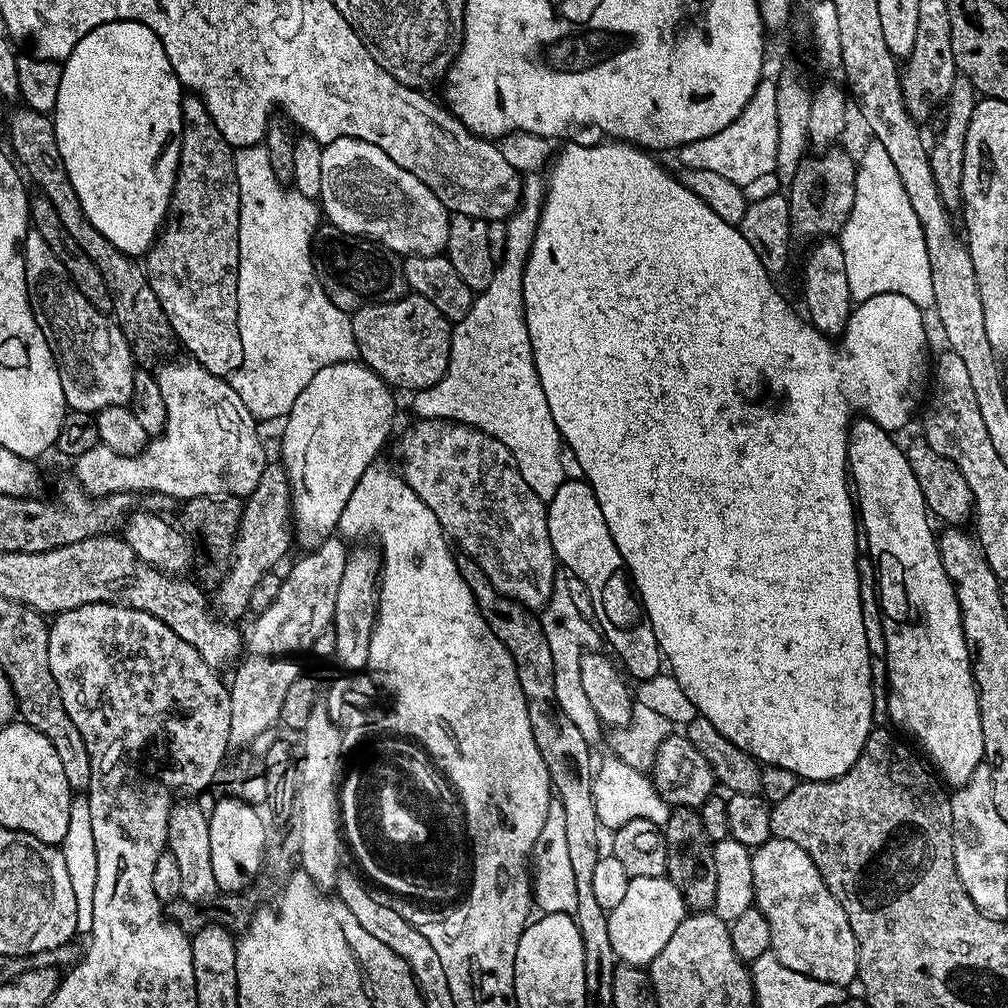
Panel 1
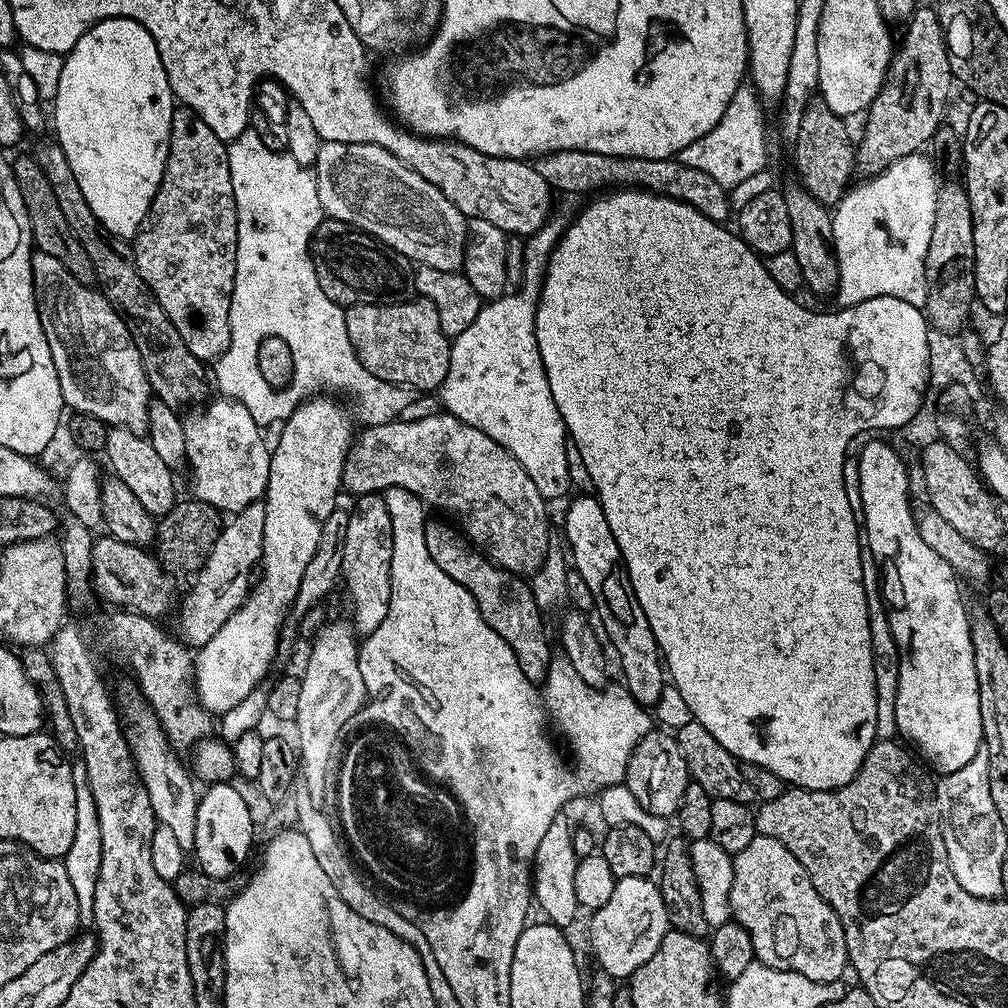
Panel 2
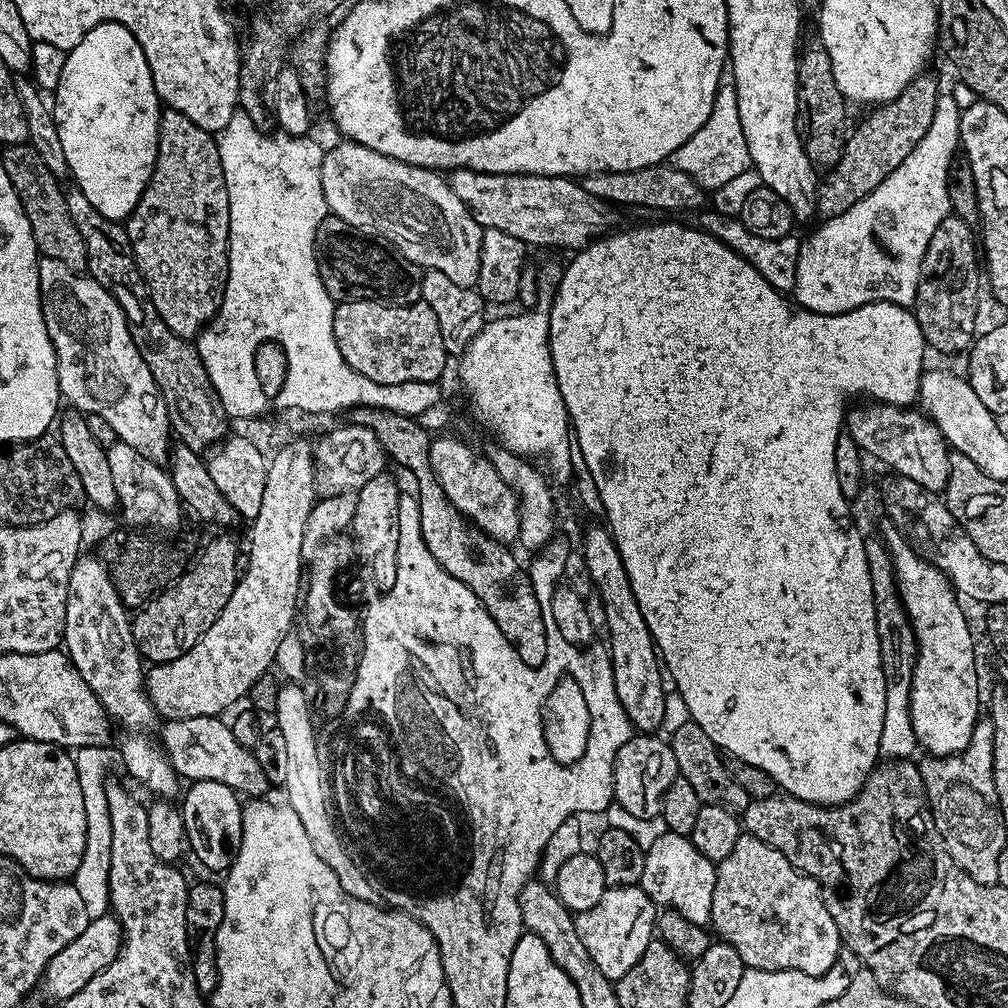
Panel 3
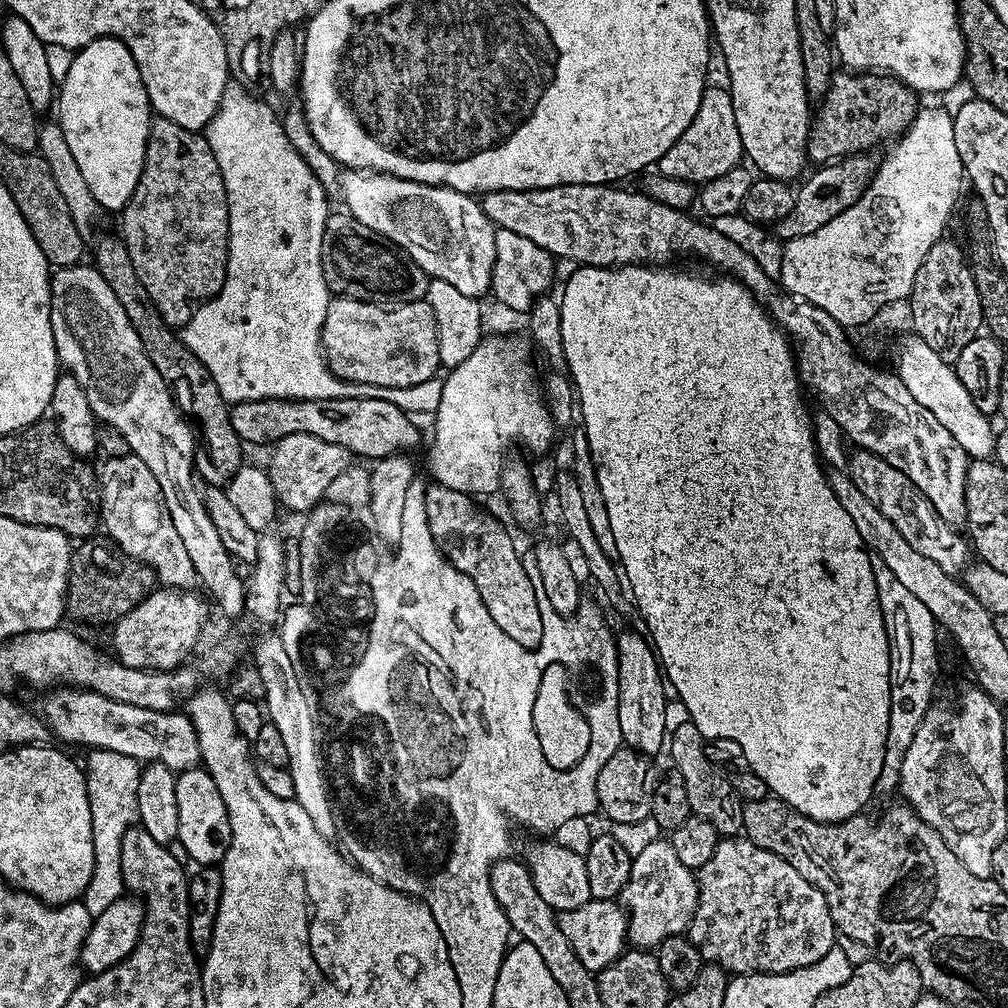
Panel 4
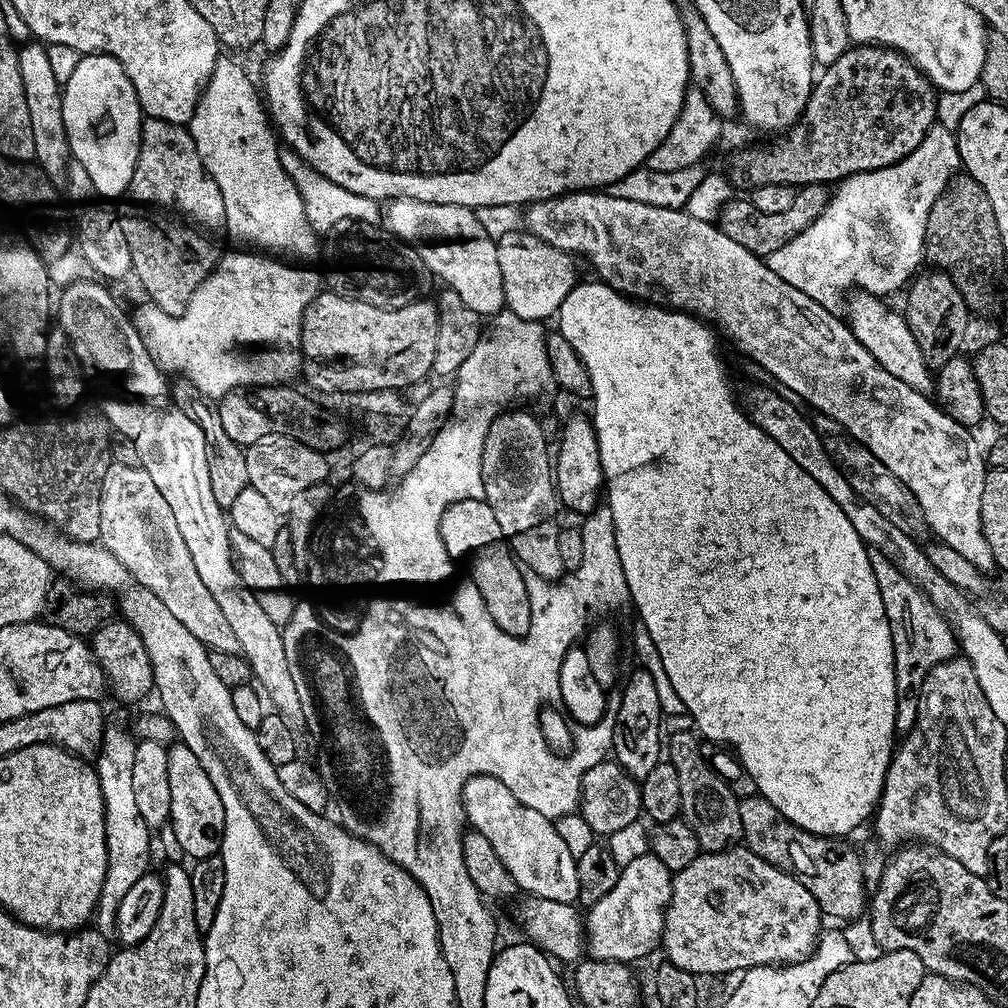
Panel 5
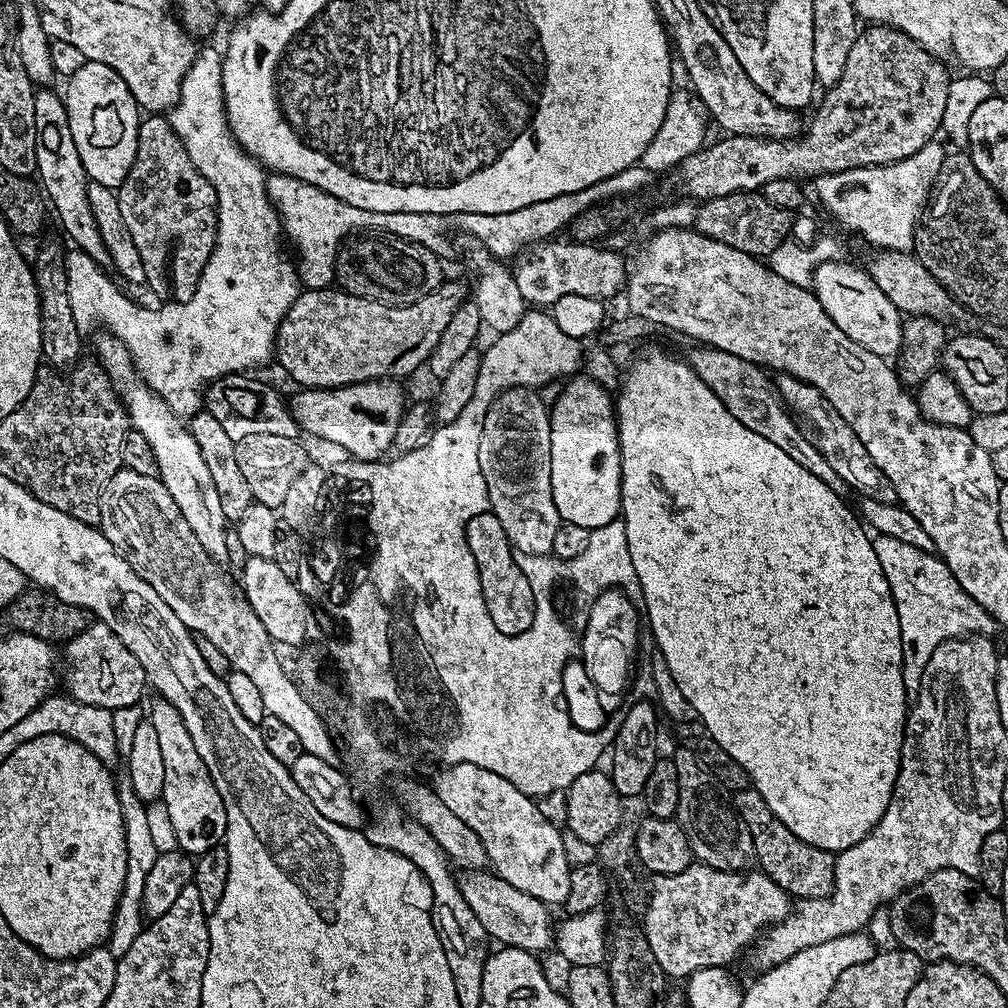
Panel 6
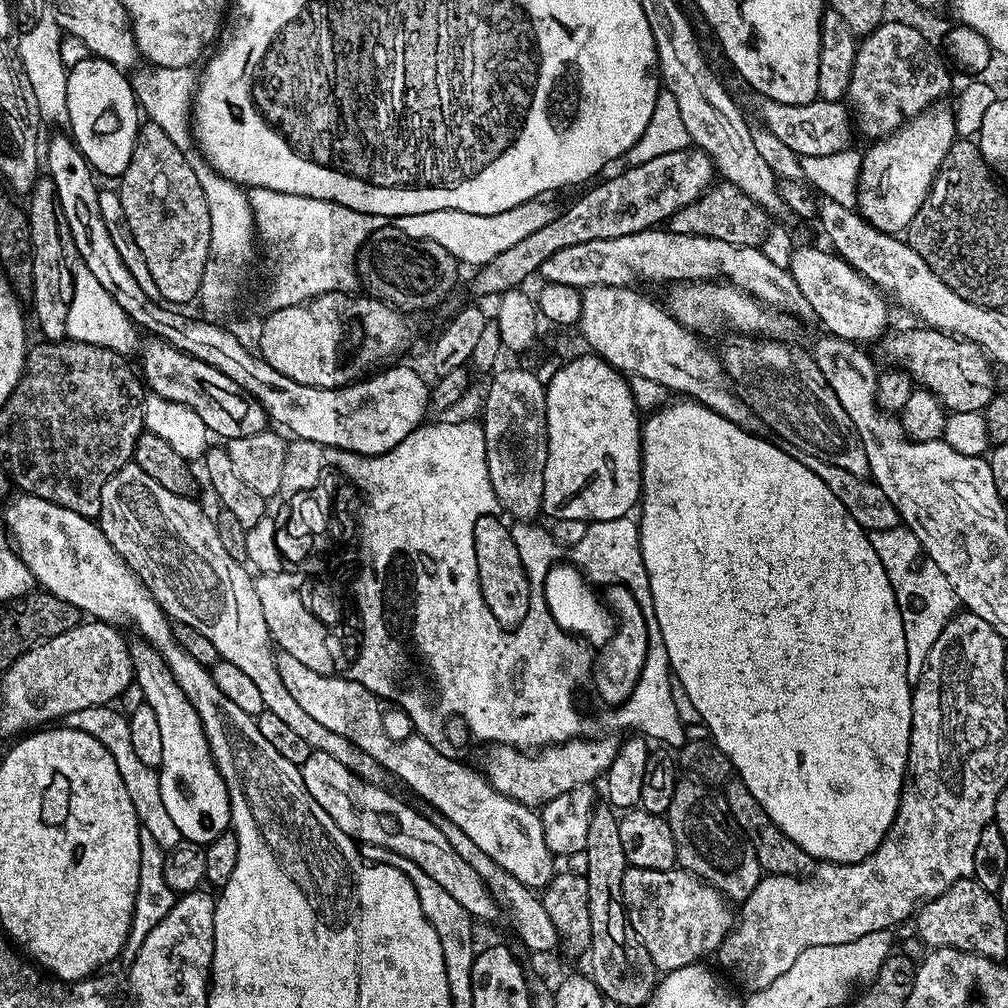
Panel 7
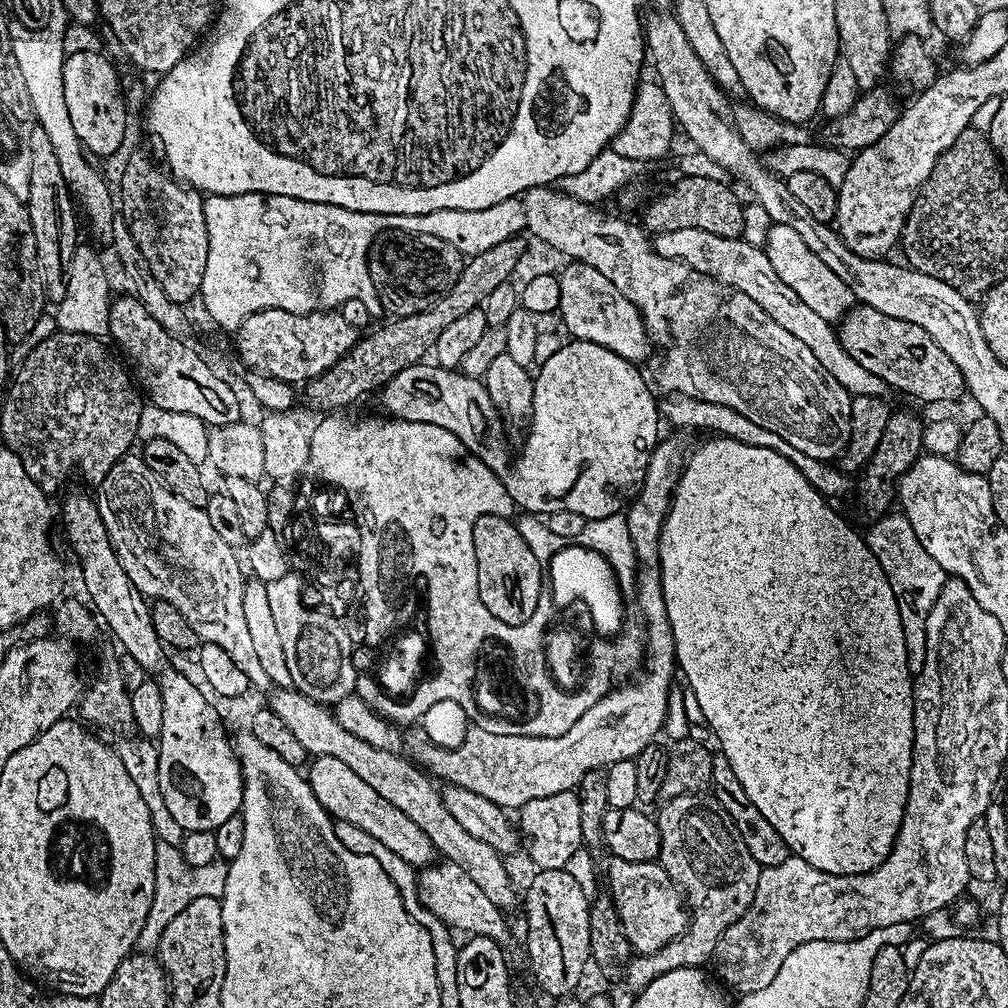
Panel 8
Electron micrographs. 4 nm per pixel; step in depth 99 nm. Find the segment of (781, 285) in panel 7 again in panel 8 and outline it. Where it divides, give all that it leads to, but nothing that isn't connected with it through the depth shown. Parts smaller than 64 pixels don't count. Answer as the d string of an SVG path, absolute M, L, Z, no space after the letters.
M695 228L657 235L654 247L658 254L662 254L662 258L681 261L691 269L698 270L699 273L714 277L716 281L723 284L734 286L740 293L746 294L748 298L757 302L758 306L761 306L762 310L774 319L774 322L778 322L778 326L782 326L782 330L787 330L788 333L794 334L794 338L806 342L810 354L818 358L818 366L822 366L822 370L826 370L830 378L837 380L848 391L849 396L884 398L889 395L888 385L882 382L882 378L878 378L878 374L870 374L870 370L858 366L858 362L854 362L850 354L840 351L837 329L829 321L819 317L810 306L806 306L798 298L798 294L778 277L764 248L751 246L743 237L728 239L706 230L695 230Z

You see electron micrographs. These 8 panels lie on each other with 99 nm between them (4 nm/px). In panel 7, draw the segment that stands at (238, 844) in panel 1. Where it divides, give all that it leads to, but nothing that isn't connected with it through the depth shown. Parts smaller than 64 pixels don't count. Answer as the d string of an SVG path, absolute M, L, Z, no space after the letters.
M146 642L139 643L133 643L130 648L134 682L142 686L144 702L154 710L154 718L158 718L162 733L162 762L158 769L162 803L183 839L195 844L209 844L218 838L218 834L229 831L232 823L226 782L212 757L198 710L194 710L190 698L182 694L182 686L178 686L160 652Z

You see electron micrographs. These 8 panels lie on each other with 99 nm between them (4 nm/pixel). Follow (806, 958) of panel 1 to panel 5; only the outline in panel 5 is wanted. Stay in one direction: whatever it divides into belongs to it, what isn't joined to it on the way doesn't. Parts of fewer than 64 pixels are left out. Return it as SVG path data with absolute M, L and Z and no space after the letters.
M746 846L726 848L722 852L701 851L700 856L694 858L694 862L690 862L690 866L686 866L683 870L673 875L672 897L668 903L668 909L664 911L662 952L664 948L665 954L668 955L665 956L667 963L691 972L697 978L703 978L703 976L724 976L727 972L743 974L750 968L795 964L797 960L806 959L816 949L816 942L819 940L822 931L820 920L822 921L822 913L818 902L814 898L814 894L810 894L810 890L806 890L806 886L802 886L802 882L798 882L798 878L794 878L790 874L786 874L778 866L758 858L758 854L754 854Z

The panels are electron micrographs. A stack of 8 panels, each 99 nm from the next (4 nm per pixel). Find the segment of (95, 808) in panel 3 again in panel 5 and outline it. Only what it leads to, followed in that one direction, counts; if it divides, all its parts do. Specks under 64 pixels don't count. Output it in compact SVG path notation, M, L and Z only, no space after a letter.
M109 723L104 729L102 746L94 761L98 786L102 786L106 822L106 878L102 882L102 894L96 903L94 924L106 937L115 933L118 906L126 893L134 887L134 882L149 872L148 859L152 856L152 848L154 852L153 833L142 819L142 813L134 799L134 750L138 740L129 729L128 732Z

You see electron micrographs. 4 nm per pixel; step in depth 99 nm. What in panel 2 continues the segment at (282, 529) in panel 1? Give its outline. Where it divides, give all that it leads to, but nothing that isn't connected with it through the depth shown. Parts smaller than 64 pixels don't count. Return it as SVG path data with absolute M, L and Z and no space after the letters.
M257 502L246 506L242 511L235 513L231 517L232 520L223 525L218 534L218 542L214 542L214 550L210 550L208 561L202 566L202 570L197 572L191 581L192 589L184 596L184 601L179 601L178 612L180 608L180 632L178 636L181 641L189 649L198 650L206 642L210 642L210 638L214 638L214 634L218 634L218 630L222 630L226 620L230 618L230 614L234 614L234 610L238 610L244 605L244 599L250 591L250 580L248 584L248 575L253 575L254 569L259 565L260 556L264 552L264 522L266 520L266 510L263 503Z

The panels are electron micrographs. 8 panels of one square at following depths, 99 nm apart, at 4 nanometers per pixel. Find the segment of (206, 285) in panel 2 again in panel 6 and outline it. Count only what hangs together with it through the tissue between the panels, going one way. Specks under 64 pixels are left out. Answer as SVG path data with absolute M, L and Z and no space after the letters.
M148 114L141 119L138 126L138 142L136 143L136 153L134 154L134 162L130 166L130 174L126 174L126 178L120 183L120 187L115 189L118 207L122 212L123 221L130 232L130 237L134 240L134 245L138 248L138 255L142 258L142 266L145 267L145 278L147 287L152 287L160 296L171 297L177 304L184 304L194 294L194 290L198 286L198 282L202 278L202 270L206 266L206 262L210 258L210 254L216 245L216 191L210 182L206 182L206 178L202 174L198 174L198 170L194 166L194 162L190 162L190 154L186 154L186 146L182 146L182 142L178 138L178 134L174 130L171 119L164 114Z

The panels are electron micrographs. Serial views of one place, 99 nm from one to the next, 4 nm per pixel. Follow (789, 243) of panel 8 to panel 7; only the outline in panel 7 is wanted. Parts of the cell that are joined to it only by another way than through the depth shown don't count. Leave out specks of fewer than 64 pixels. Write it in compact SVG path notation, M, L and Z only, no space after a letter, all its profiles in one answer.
M797 247L792 253L790 271L799 290L802 290L802 294L813 307L813 317L824 323L825 333L836 336L839 340L853 342L876 342L885 335L889 327L888 308L884 305L885 297L865 276L855 272L835 252Z

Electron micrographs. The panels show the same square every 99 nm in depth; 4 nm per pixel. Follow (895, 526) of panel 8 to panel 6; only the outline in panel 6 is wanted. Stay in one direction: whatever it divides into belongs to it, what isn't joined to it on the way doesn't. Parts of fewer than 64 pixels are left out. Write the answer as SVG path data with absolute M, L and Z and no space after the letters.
M881 535L872 540L872 549L896 603L902 640L900 665L904 691L915 694L920 689L920 679L926 670L926 662L930 662L930 654L934 654L942 642L973 634L992 638L998 632L998 625L991 614L982 610L982 606L962 590L952 571L935 551L918 550L907 542L898 542L898 538Z

